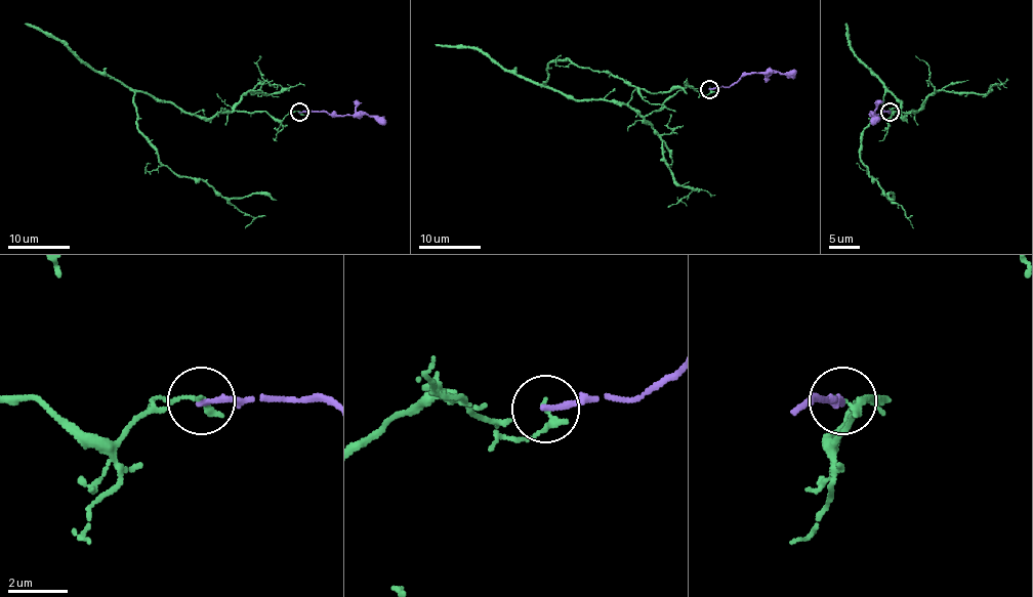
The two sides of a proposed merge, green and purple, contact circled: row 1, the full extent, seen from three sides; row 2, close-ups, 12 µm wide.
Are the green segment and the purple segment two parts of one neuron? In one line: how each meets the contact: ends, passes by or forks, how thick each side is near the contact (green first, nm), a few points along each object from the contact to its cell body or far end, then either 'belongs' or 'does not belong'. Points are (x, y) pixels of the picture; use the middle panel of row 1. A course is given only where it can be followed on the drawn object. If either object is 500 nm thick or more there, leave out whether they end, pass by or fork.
green ends there; purple ends there; 240 nm thick on the green side, 200 nm on the other; green runs (709, 88), (683, 87), (638, 115), (544, 82), (551, 60), (569, 59), (686, 93); purple runs (709, 88), (730, 87), (746, 75), (795, 72); does not belong

